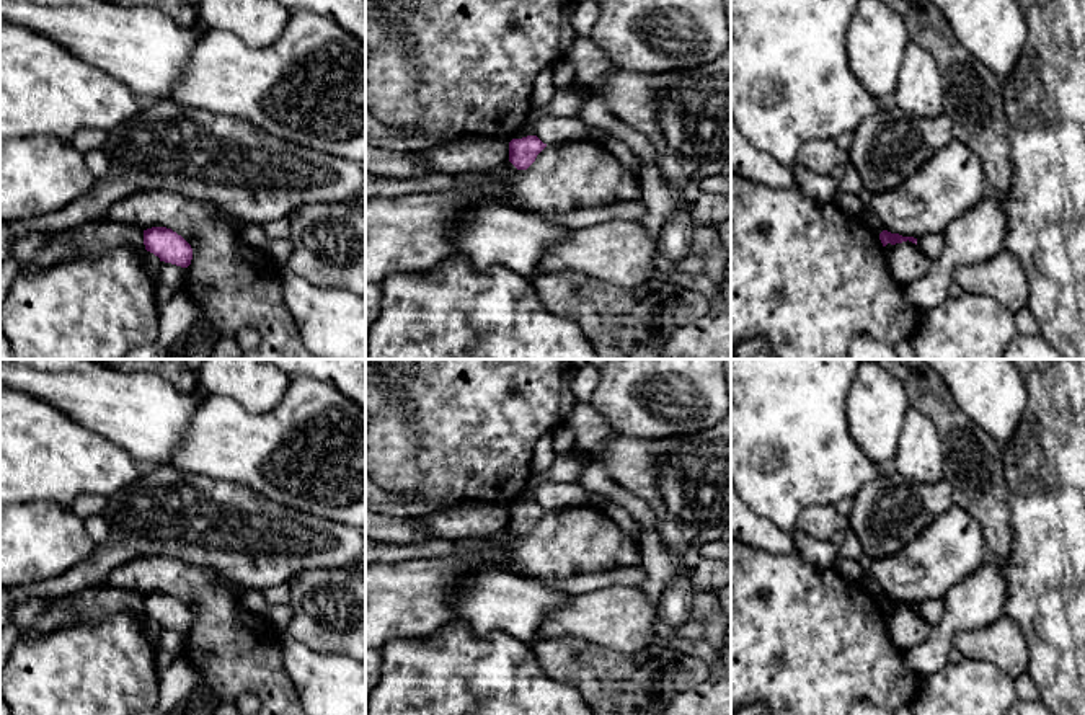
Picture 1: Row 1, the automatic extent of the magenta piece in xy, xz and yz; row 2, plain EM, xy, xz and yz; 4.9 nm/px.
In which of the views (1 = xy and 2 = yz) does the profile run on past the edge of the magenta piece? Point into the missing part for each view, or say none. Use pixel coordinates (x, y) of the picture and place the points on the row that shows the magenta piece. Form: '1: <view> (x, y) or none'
1: none
2: none

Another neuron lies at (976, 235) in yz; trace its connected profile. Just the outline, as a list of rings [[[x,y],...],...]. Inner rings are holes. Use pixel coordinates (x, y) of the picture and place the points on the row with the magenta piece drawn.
[[[985,194],[979,202],[953,220],[943,232],[945,250],[930,269],[914,282],[902,286],[904,295],[922,312],[928,312],[948,297],[956,268],[977,264],[1005,246],[1007,219],[999,198]]]

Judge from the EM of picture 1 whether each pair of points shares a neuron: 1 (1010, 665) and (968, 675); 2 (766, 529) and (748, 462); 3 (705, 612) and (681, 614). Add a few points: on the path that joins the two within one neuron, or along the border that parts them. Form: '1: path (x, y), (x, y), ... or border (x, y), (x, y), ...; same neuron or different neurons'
1: border (966, 658), (991, 661), (1014, 679); different neurons
2: border (748, 505), (788, 534); different neurons
3: border (697, 591), (689, 617); different neurons

